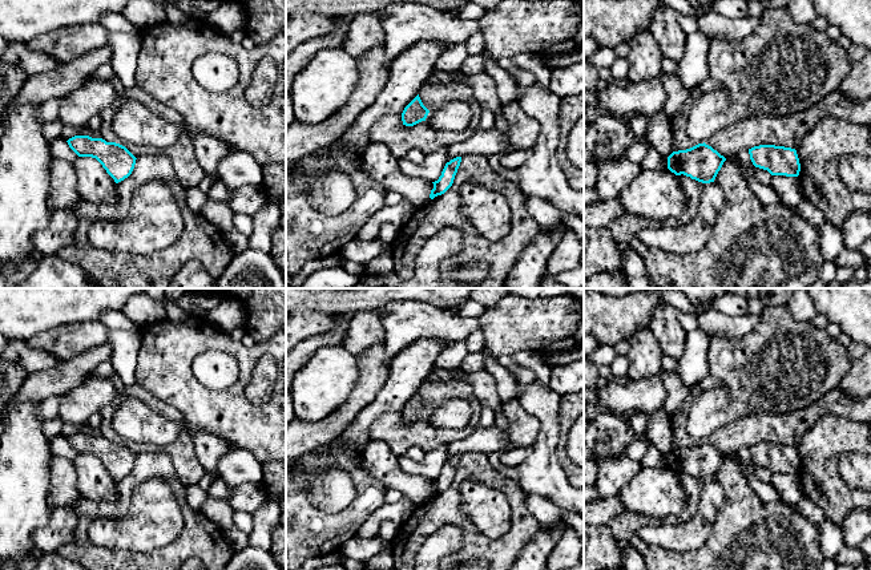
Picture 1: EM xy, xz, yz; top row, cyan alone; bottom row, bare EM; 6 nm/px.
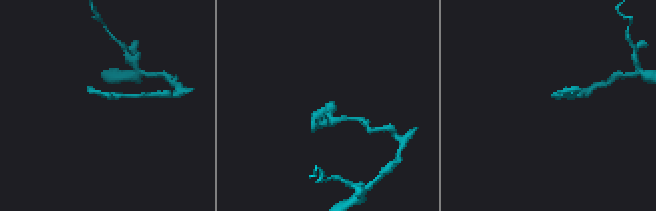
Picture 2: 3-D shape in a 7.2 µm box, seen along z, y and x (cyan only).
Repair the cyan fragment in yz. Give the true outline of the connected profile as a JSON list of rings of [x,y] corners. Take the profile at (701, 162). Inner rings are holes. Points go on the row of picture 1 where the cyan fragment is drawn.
[[[698,143],[668,157],[668,169],[676,175],[686,175],[702,183],[714,182],[726,158],[711,146]]]

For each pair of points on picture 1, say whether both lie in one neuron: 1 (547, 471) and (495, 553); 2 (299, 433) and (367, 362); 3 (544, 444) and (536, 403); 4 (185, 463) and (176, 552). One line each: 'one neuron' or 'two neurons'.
1: two neurons
2: one neuron
3: one neuron
4: two neurons

